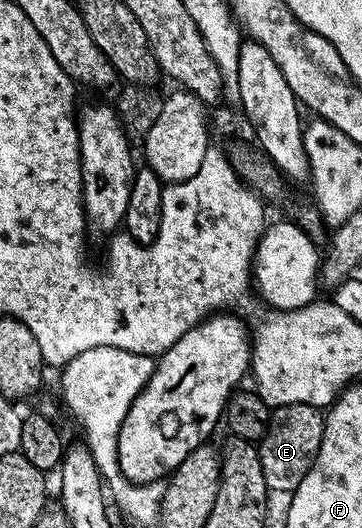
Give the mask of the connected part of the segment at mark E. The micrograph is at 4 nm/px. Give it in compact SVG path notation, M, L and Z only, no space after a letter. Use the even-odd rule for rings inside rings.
M297 403L273 408L270 424L257 444L264 481L271 492L292 493L304 481L304 473L314 463L324 433L324 415L319 408Z

